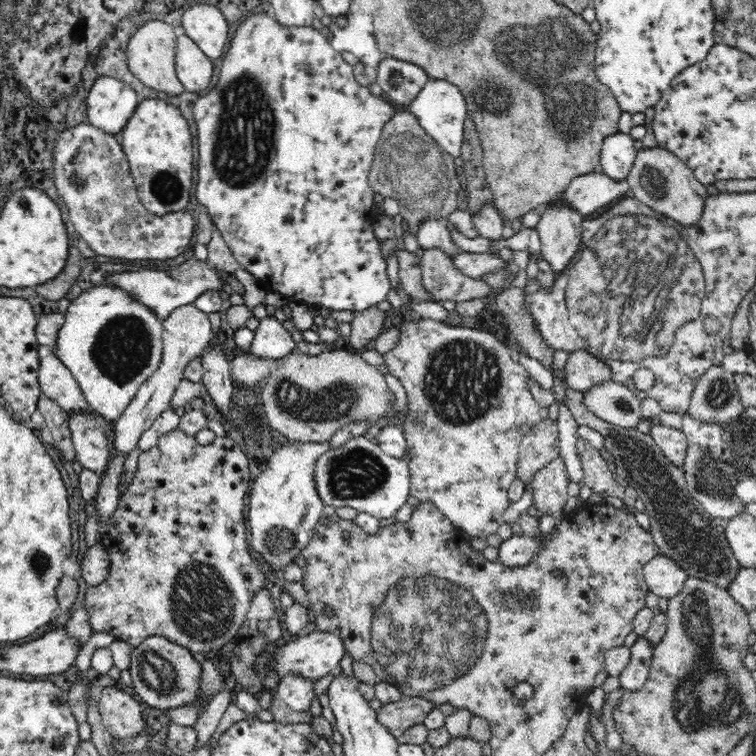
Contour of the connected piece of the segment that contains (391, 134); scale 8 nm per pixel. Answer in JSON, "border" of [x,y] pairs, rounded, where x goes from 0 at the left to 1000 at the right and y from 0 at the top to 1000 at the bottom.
{"border":[[[526,146],[516,161],[511,161],[495,206],[489,249],[495,257],[505,257],[529,270],[526,288],[542,296],[548,312],[553,312],[561,294],[593,294],[593,286],[606,278],[606,254],[611,243],[603,233],[603,209],[585,198],[574,183],[558,172],[553,156],[542,146]]]}

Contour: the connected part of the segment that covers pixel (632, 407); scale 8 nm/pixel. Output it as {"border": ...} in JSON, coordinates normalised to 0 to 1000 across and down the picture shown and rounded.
{"border":[[[810,500],[804,505],[796,505],[794,511],[780,513],[778,519],[772,519],[772,537],[778,537],[791,553],[807,558],[810,563],[820,563],[820,566],[839,566],[844,563],[844,558],[852,553],[849,550],[849,529],[825,508],[812,505]]]}

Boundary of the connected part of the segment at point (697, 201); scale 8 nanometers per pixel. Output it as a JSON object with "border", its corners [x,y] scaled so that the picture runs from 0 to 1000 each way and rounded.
{"border":[[[849,196],[841,206],[836,228],[828,233],[828,241],[844,267],[860,272],[870,283],[884,286],[902,299],[918,299],[929,288],[934,265],[939,262],[934,251],[937,246],[923,241],[915,225],[899,209],[894,209],[894,204],[878,196],[865,196],[865,198]]]}

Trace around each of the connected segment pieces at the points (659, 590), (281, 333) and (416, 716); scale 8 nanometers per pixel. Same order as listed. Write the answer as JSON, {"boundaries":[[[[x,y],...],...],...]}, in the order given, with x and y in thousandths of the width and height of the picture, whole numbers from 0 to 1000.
{"boundaries":[[[[873,733],[852,749],[852,765],[860,783],[886,794],[905,780],[905,772],[913,759],[907,759],[907,754],[897,749],[897,743],[892,743],[889,738]]],[[[352,418],[344,423],[344,431],[339,434],[339,447],[328,466],[336,474],[370,476],[386,468],[392,458],[394,455],[386,450],[386,442],[376,437],[376,429],[370,429],[362,418]]],[[[534,921],[529,929],[521,931],[511,931],[500,939],[500,955],[505,960],[511,960],[516,966],[516,971],[521,971],[524,979],[529,979],[529,974],[550,960],[550,958],[561,958],[563,947],[571,942],[571,937],[577,937],[571,929],[566,929],[563,923],[553,923],[553,921]]]]}

